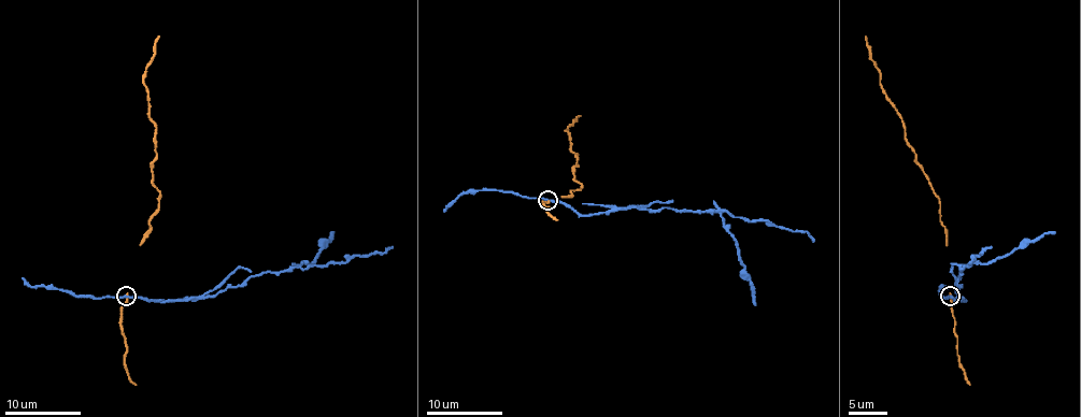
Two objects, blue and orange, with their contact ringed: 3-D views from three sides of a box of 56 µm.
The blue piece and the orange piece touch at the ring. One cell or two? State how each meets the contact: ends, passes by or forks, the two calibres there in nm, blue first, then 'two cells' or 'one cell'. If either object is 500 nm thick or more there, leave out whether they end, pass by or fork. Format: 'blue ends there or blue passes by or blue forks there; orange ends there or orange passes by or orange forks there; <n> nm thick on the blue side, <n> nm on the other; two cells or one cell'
blue passes by; orange ends there; 160 nm thick on the blue side, 200 nm on the other; two cells

